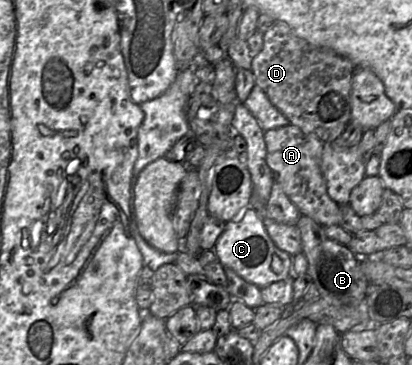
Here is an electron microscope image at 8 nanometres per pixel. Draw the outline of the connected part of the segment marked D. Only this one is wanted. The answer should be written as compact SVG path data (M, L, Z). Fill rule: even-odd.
M283 21L263 35L263 48L253 57L251 71L256 85L268 96L272 104L282 112L289 123L304 133L315 135L324 143L337 140L351 121L351 83L356 66L345 56L322 44L312 43L300 36Z

